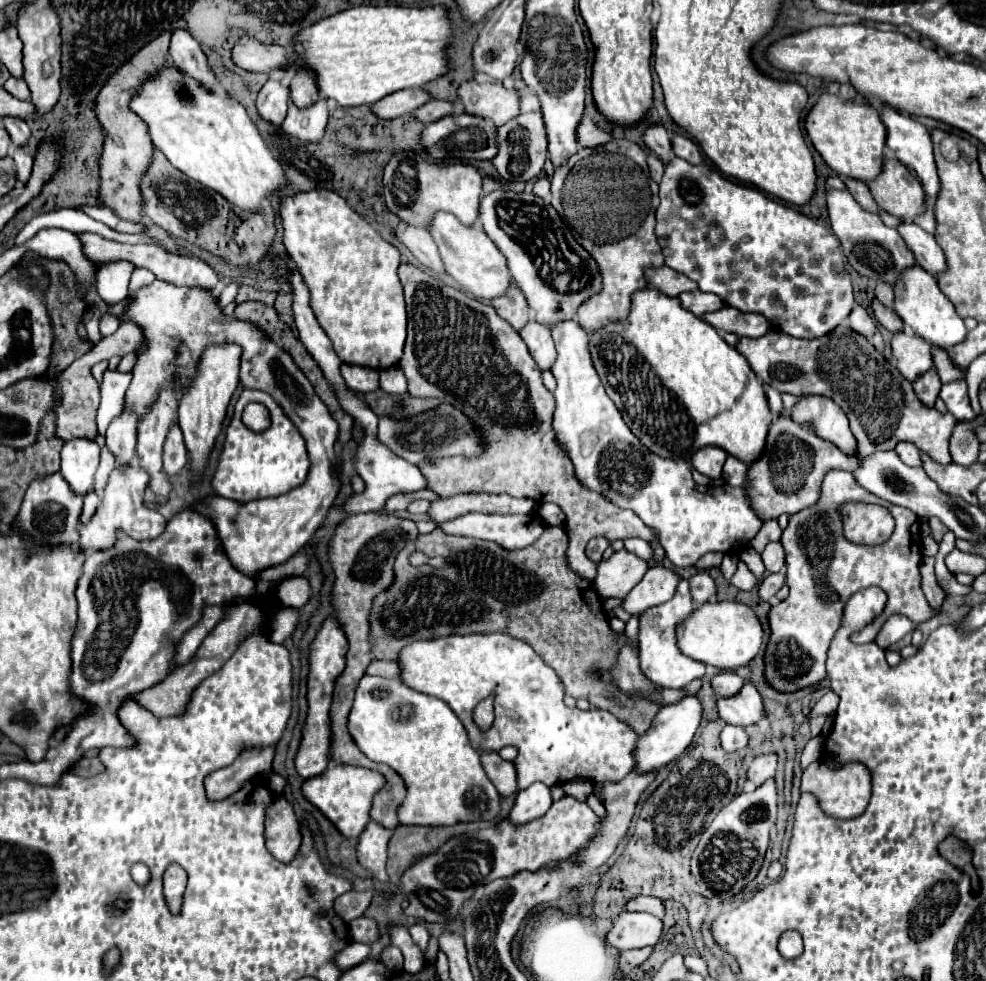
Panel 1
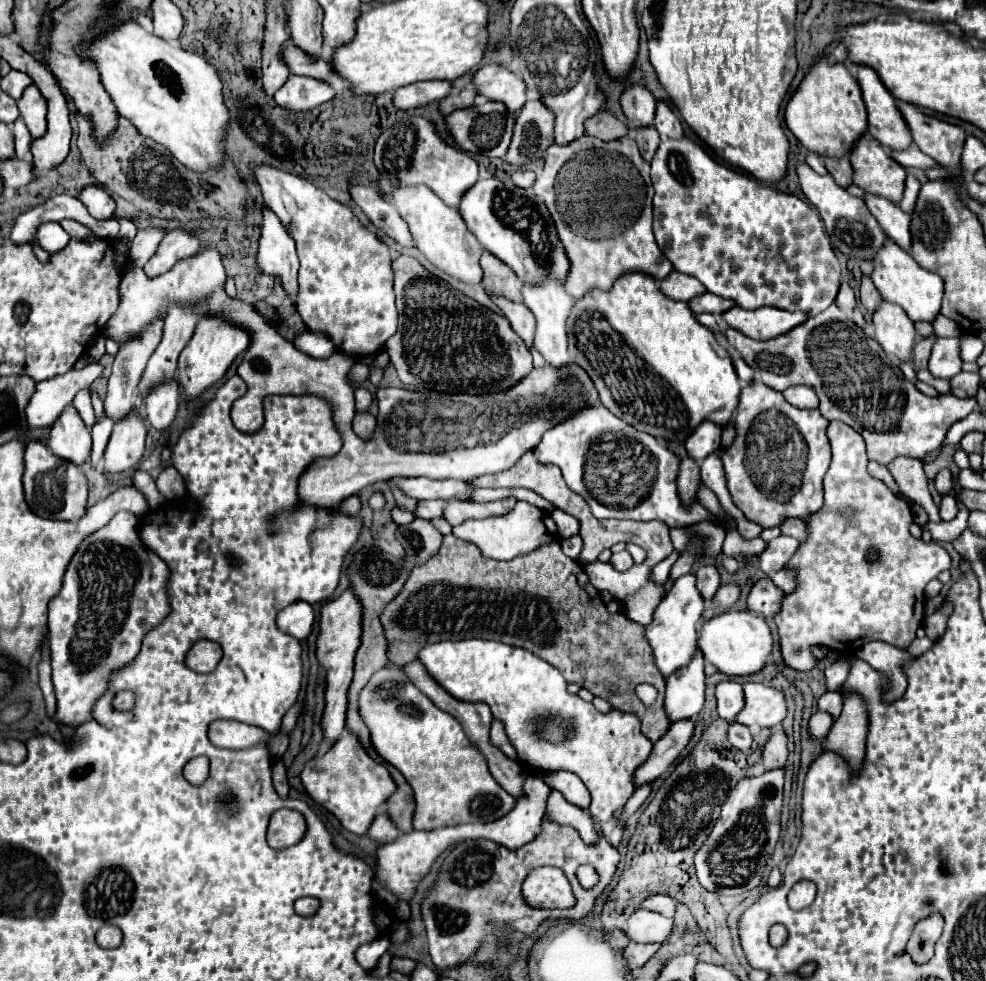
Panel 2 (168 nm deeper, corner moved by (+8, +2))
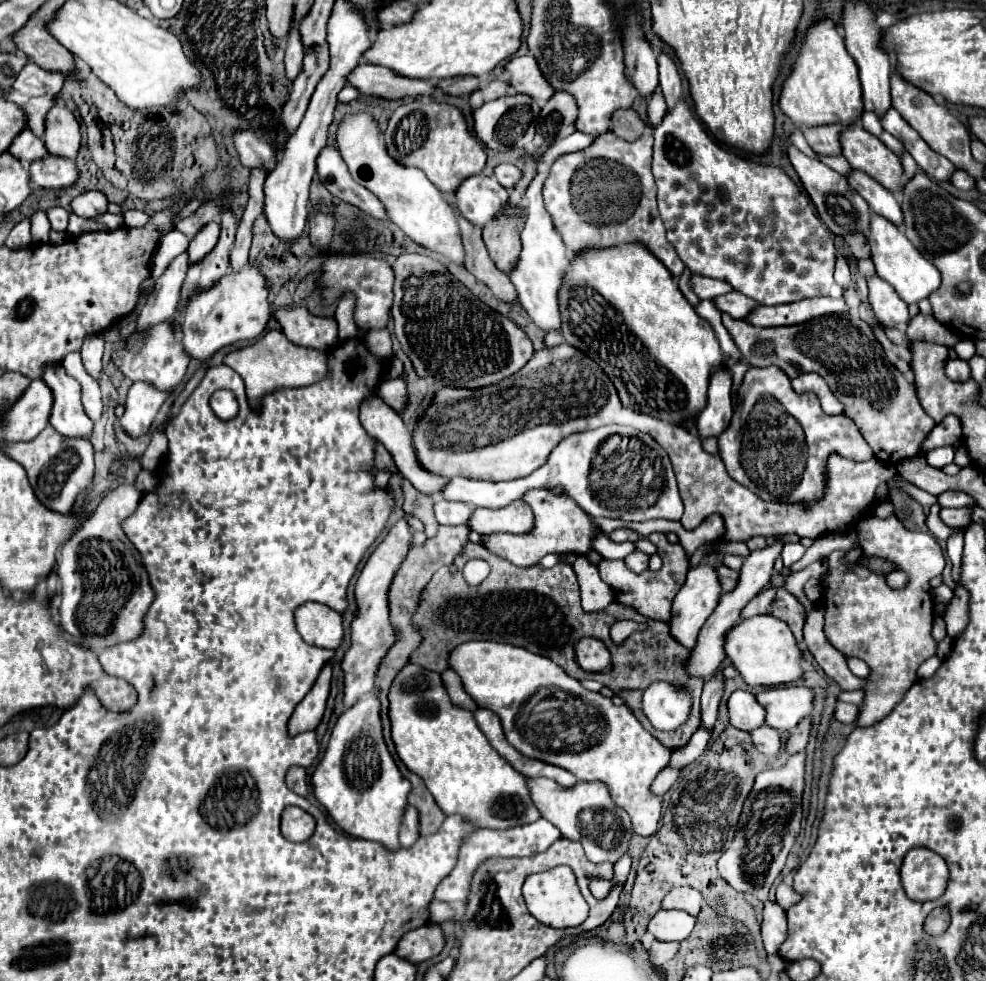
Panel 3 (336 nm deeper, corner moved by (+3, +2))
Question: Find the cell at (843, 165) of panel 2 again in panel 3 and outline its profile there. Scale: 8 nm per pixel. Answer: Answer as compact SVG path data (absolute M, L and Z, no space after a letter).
M841 124L813 126L813 128L803 128L803 136L817 154L835 156L835 154L841 154L841 144L839 144L841 130L843 130Z

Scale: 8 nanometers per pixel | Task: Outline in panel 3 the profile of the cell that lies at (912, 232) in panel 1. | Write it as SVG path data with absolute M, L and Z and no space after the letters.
M851 170L847 174L847 182L857 194L861 194L865 198L865 202L869 204L869 208L875 214L891 220L897 226L903 224L903 212L901 212L901 206L895 200L895 196L887 188L883 188L877 180L873 180L869 174L865 174L861 170Z

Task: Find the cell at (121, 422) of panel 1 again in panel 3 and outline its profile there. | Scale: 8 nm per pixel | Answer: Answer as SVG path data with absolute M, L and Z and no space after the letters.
M183 252L171 260L171 264L163 272L163 276L157 280L149 302L141 310L137 326L147 328L147 326L159 324L159 322L163 322L175 314L179 298L181 298L179 292L181 292L185 274L187 274L187 266L189 266L187 252Z

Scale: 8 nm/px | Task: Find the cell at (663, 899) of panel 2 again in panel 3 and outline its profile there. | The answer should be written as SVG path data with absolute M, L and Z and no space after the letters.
M673 888L663 900L663 908L685 910L693 916L699 914L701 906L703 906L703 896L695 888Z

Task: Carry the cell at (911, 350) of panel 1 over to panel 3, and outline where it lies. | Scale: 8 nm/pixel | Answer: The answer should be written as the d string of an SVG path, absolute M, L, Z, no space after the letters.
M873 274L867 278L867 286L869 286L869 304L883 324L897 326L907 324L911 320L907 304L899 298L899 294L891 284Z

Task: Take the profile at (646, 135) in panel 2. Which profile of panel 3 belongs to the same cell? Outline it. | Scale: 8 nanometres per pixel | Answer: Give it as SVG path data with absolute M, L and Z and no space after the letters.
M657 88L657 92L653 92L649 106L647 106L647 112L649 112L649 120L653 122L653 126L657 126L661 122L661 118L665 116L667 104L665 104L665 98L661 94L661 88Z

